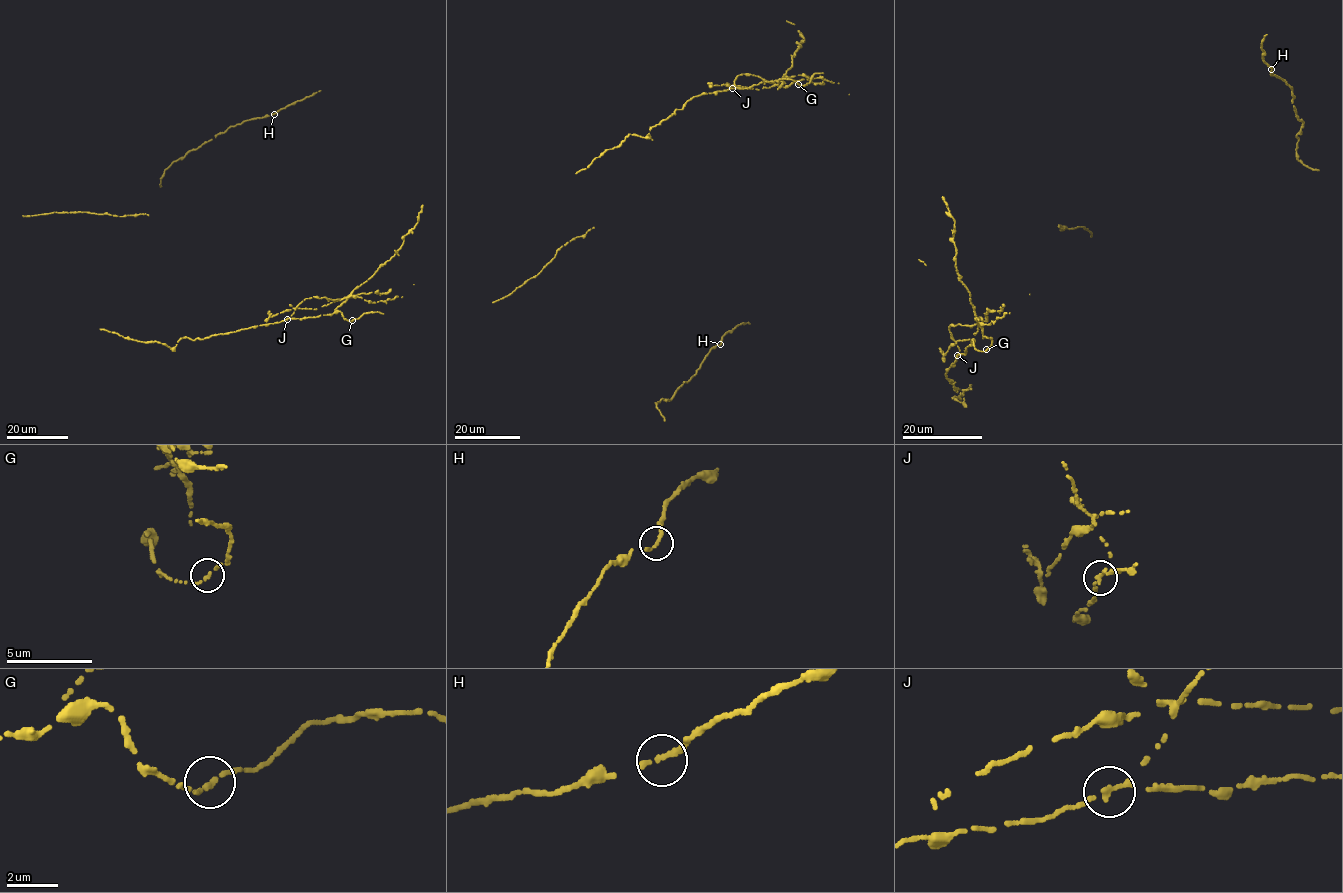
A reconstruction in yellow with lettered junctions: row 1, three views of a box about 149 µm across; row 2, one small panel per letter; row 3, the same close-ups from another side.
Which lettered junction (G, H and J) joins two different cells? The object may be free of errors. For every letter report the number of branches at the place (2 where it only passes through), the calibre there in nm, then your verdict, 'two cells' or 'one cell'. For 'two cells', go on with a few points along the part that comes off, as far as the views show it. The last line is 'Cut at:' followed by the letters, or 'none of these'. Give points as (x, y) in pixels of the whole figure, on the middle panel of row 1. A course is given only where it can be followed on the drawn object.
G: 1 | 240 nm | one cell
H: 1 | 300 nm | one cell
J: 1 | 280 nm | two cells | (732, 88), (737, 76), (743, 73), (777, 84), (782, 80), (801, 45), (798, 43), (804, 39), (798, 31)
Cut at: J

